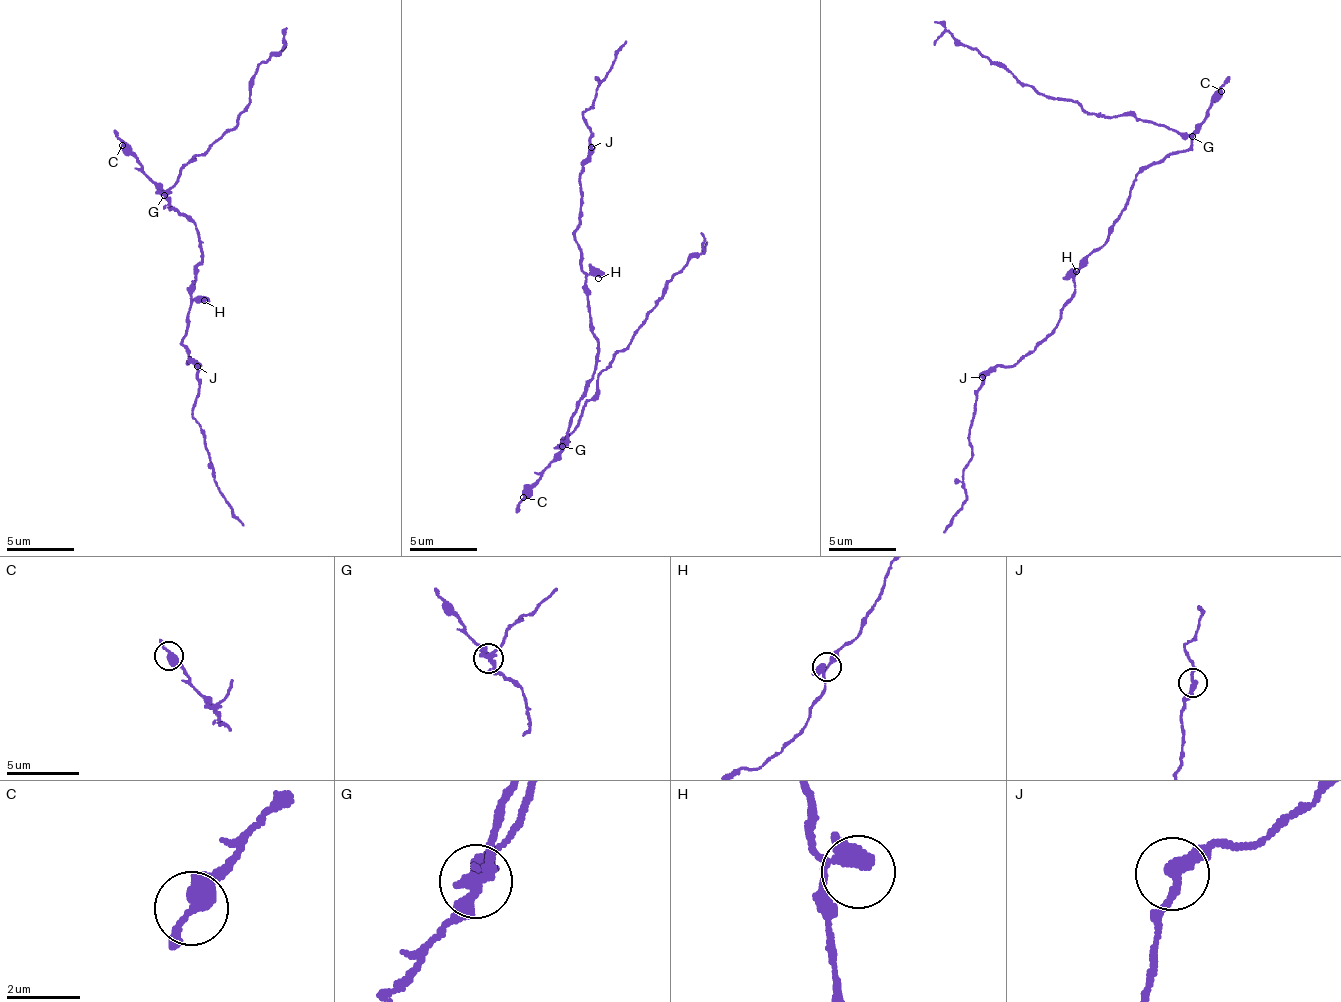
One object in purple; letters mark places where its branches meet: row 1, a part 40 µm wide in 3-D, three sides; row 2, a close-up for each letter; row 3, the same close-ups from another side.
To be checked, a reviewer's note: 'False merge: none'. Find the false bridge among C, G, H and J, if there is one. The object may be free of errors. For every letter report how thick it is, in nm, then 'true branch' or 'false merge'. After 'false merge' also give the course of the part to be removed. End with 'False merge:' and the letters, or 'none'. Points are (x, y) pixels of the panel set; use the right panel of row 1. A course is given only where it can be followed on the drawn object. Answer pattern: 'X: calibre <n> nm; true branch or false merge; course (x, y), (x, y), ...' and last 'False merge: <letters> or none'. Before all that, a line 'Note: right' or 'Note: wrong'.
Note: wrong
C: calibre 360 nm; true branch
G: calibre 280 nm; false merge; course (1191, 137), (1132, 116), (1104, 117), (1075, 103), (1047, 98), (948, 30), (935, 44)
H: calibre 280 nm; true branch
J: calibre 320 nm; true branch
False merge: G

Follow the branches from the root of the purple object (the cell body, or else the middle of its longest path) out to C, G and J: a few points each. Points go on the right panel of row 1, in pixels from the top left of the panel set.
C: (1120, 216), (1134, 175), (1191, 145), (1194, 126), (1209, 111), (1210, 98), (1221, 91)
G: (1120, 216), (1134, 175), (1180, 153), (1191, 145), (1191, 137)
J: (1120, 216), (1074, 276), (1074, 292), (1054, 333), (1023, 359), (999, 364), (982, 377)

